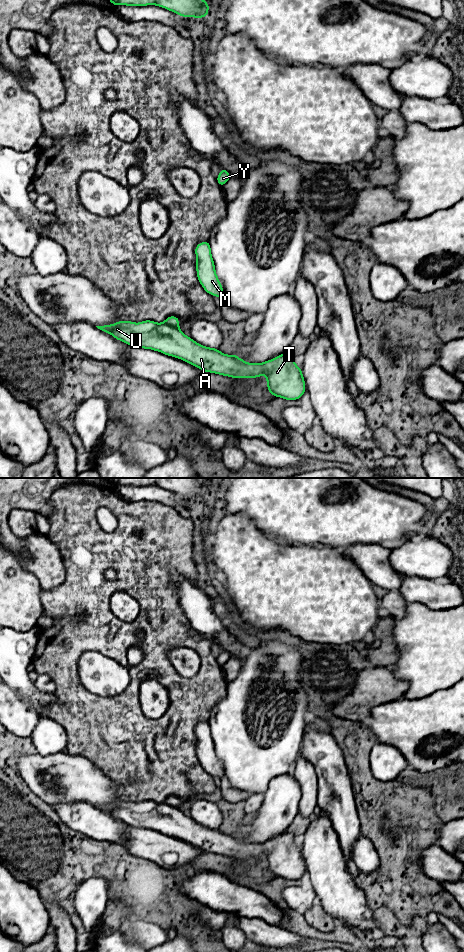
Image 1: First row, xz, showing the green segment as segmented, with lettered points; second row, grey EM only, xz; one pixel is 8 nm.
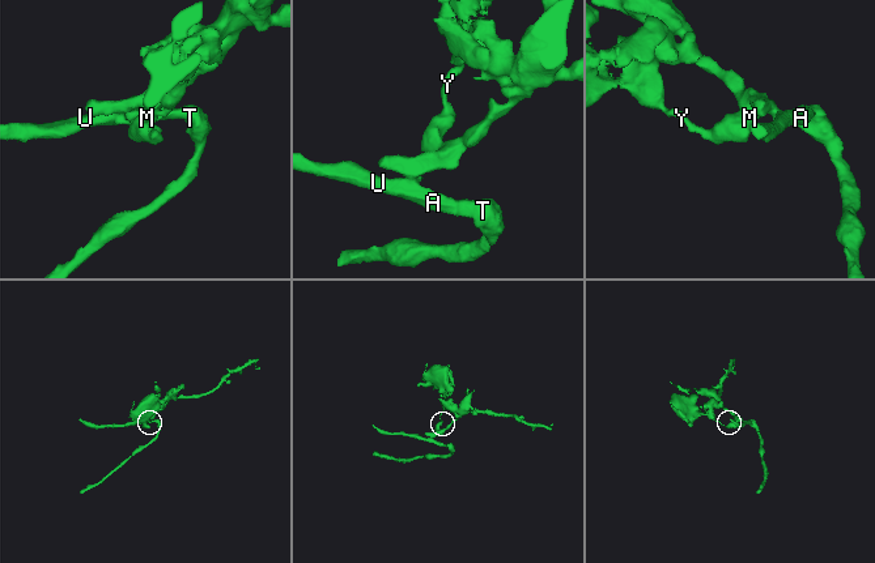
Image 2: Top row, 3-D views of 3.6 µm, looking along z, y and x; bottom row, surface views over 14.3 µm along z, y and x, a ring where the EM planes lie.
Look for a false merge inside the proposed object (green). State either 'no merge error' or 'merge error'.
merge error

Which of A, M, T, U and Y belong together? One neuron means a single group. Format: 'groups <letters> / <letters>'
groups A T U / M Y

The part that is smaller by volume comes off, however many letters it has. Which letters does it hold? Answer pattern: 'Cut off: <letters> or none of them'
Cut off: A, T, U

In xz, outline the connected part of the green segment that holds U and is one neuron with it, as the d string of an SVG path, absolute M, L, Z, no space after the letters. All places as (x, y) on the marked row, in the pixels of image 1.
M122 320L112 325L96 327L103 332L111 334L115 339L129 344L131 347L159 351L165 355L184 360L204 372L216 373L232 378L258 378L261 375L265 375L268 391L274 397L281 397L285 400L297 400L306 391L302 369L295 364L295 355L292 353L283 353L263 363L247 363L240 359L237 354L223 354L216 348L209 348L198 344L189 336L184 335L179 328L167 325L164 322L156 323L151 320L145 320L140 323L134 323Z

